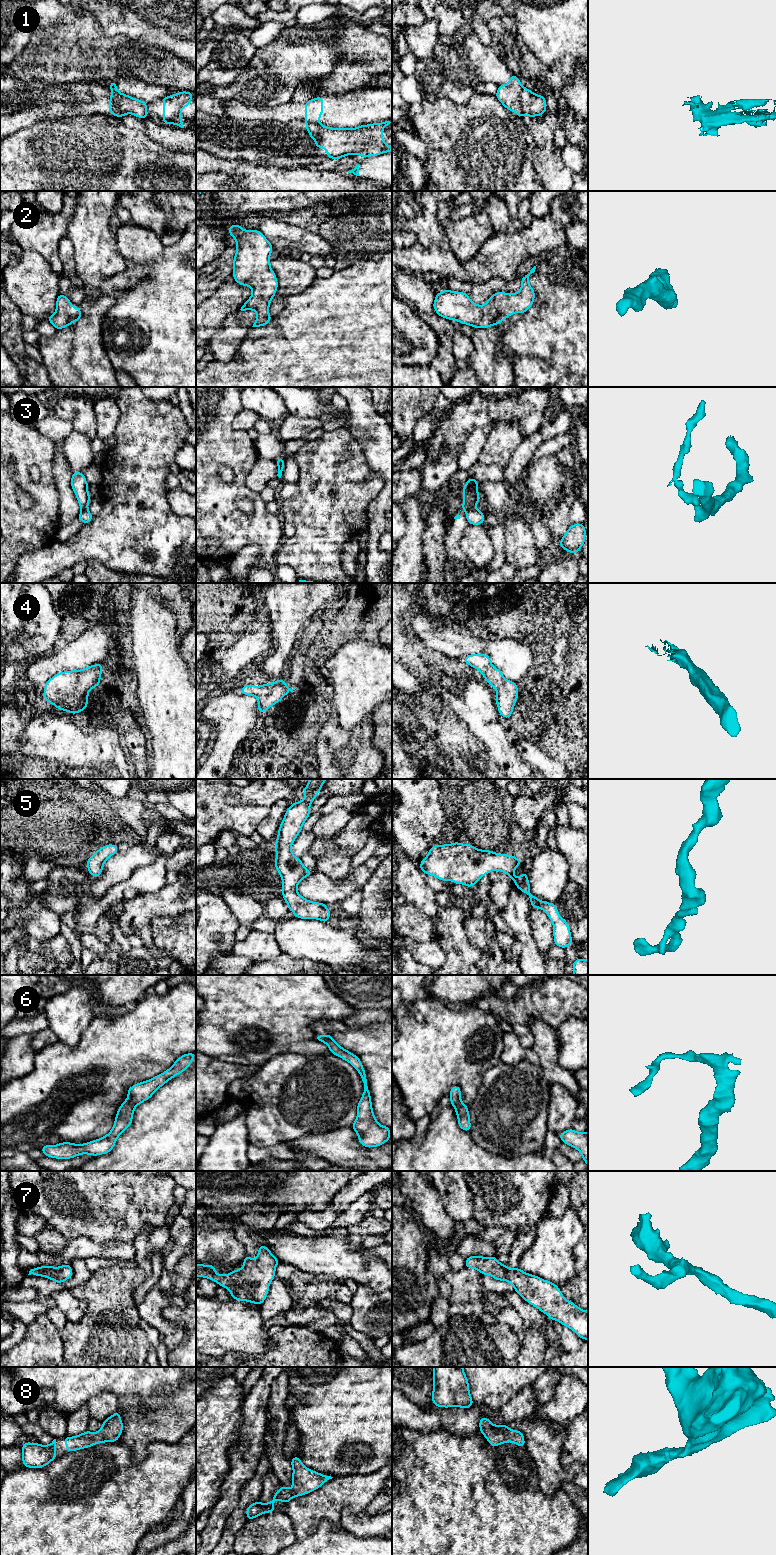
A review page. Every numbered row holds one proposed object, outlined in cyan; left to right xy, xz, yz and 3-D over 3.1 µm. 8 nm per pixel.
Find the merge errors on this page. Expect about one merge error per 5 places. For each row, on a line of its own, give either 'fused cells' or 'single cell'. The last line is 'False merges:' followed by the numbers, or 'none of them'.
1: fused cells
2: single cell
3: fused cells
4: single cell
5: single cell
6: single cell
7: single cell
8: single cell
False merges: 1, 3

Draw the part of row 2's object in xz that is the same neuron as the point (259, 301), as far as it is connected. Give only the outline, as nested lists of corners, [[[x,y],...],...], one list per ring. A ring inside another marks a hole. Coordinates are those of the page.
[[[235,224],[229,226],[228,231],[237,242],[232,271],[234,280],[252,289],[251,297],[240,310],[256,312],[257,319],[252,327],[265,326],[272,319],[269,306],[278,288],[270,266],[273,246],[259,230],[243,230],[241,225]]]

